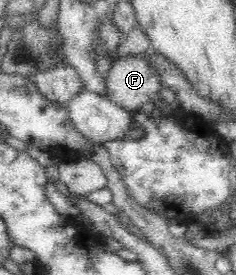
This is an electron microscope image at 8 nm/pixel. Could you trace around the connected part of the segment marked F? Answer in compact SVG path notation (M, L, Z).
M139 54L123 60L112 60L105 77L107 97L124 110L140 110L146 102L160 95L160 75L150 63L149 54Z

